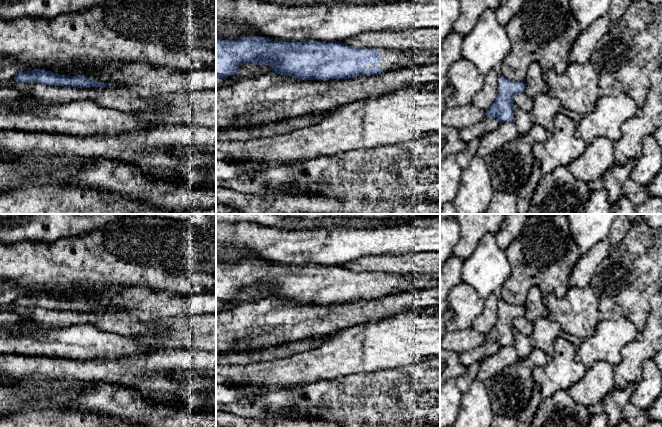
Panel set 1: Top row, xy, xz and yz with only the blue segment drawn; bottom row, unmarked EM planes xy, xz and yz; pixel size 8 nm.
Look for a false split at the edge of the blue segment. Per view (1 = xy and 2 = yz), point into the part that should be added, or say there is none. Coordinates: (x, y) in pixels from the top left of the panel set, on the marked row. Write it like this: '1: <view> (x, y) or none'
1: none
2: none

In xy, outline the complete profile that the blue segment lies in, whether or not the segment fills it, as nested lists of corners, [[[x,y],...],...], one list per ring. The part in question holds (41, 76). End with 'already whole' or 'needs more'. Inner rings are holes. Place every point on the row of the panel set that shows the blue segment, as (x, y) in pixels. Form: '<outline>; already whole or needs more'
[[[31,70],[20,72],[14,77],[15,82],[38,82],[50,86],[65,86],[65,87],[77,87],[77,88],[90,88],[90,87],[100,87],[104,88],[107,86],[113,86],[113,82],[102,83],[94,81],[89,77],[79,76],[79,77],[69,77],[61,76],[46,70]]]; already whole

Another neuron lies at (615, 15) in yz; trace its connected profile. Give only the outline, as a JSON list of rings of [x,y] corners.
[[[612,0],[609,14],[612,24],[619,21],[630,1],[631,0]]]

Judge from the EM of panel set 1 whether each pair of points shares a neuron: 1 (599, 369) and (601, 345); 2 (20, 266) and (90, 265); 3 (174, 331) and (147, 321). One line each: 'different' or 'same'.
1: different
2: same
3: different

